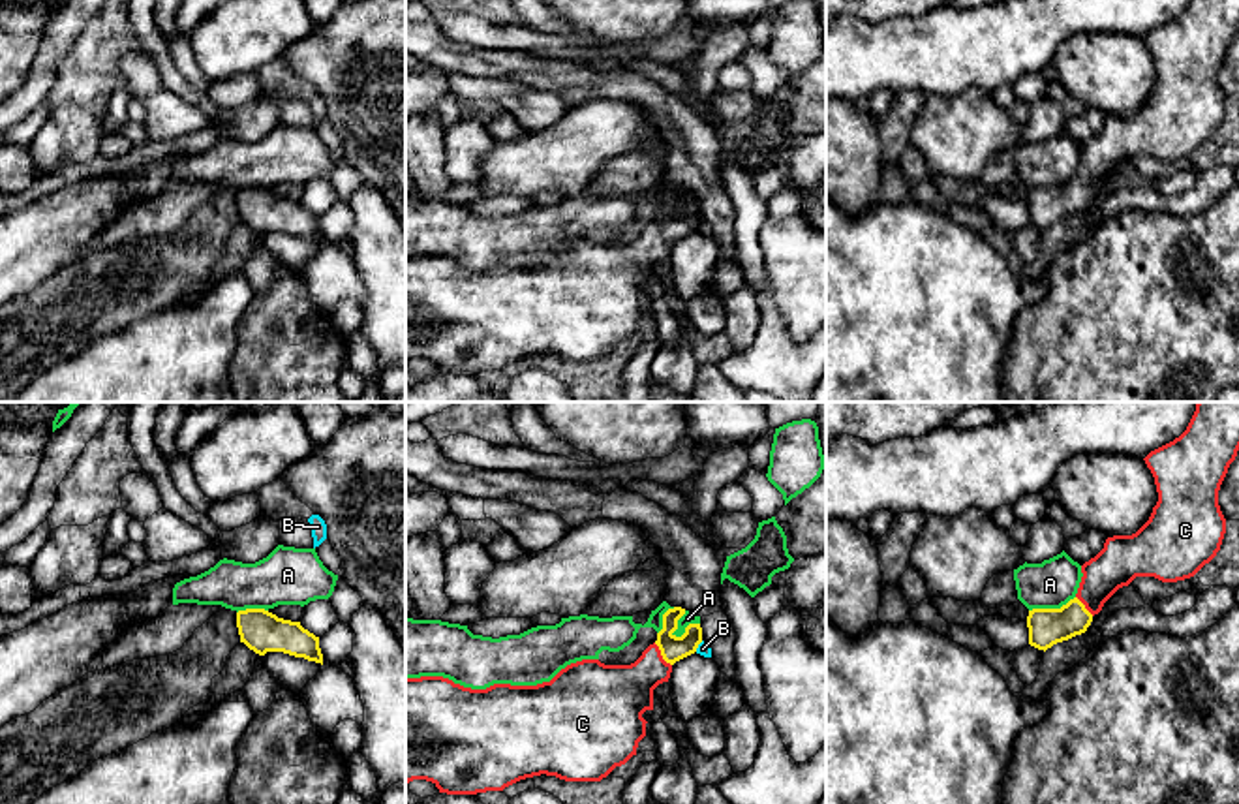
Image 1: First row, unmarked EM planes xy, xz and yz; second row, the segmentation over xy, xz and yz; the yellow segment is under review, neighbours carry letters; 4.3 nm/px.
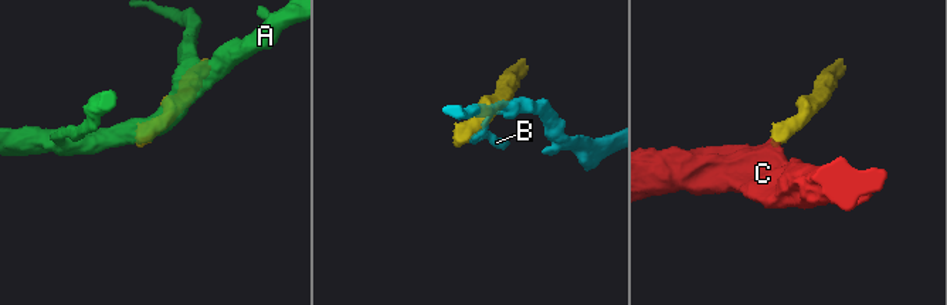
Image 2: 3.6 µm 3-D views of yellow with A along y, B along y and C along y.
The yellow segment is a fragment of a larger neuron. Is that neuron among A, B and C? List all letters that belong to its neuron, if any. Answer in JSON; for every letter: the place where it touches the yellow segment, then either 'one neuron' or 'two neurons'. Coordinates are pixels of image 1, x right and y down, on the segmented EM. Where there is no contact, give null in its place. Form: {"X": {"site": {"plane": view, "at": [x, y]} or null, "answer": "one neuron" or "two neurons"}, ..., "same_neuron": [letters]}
{"A": {"site": {"plane": "xz", "at": [686, 630]}, "answer": "two neurons"}, "B": {"site": {"plane": "xz", "at": [697, 647]}, "answer": "two neurons"}, "C": {"site": {"plane": "xz", "at": [661, 654]}, "answer": "one neuron"}, "same_neuron": ["C"]}

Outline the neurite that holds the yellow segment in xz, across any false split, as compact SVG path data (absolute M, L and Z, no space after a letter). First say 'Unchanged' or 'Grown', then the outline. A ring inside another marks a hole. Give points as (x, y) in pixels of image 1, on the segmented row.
Grown. M685 609L663 614L657 641L631 665L582 659L537 686L494 684L471 689L443 676L405 678L405 783L432 781L439 793L477 795L503 791L533 776L565 781L601 781L636 755L646 736L642 714L653 710L653 689L668 682L672 665L696 652L700 624L676 637Z

